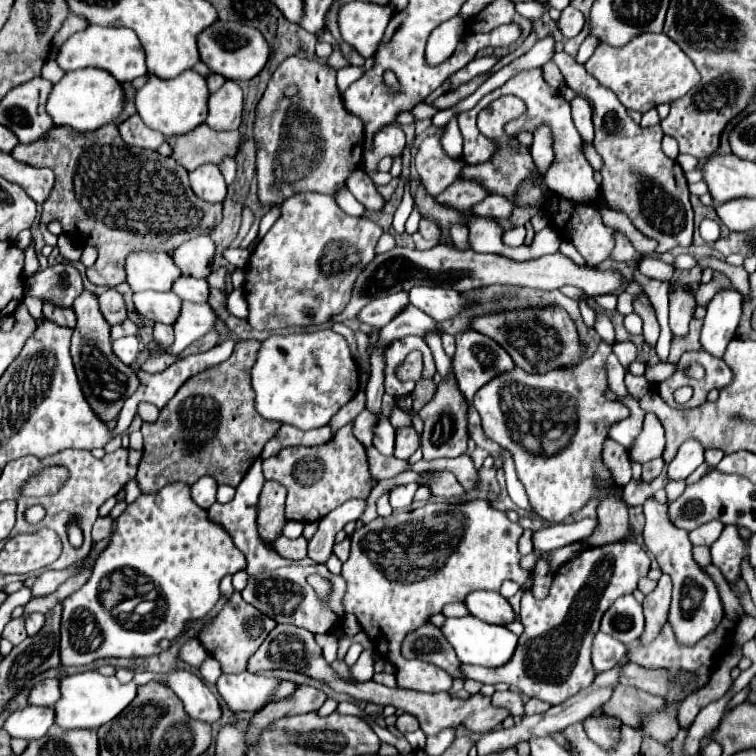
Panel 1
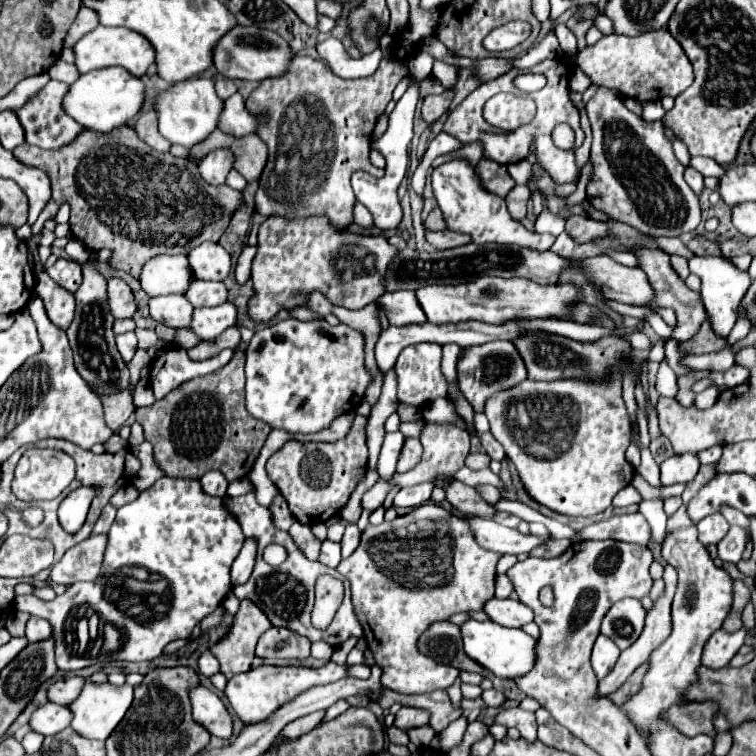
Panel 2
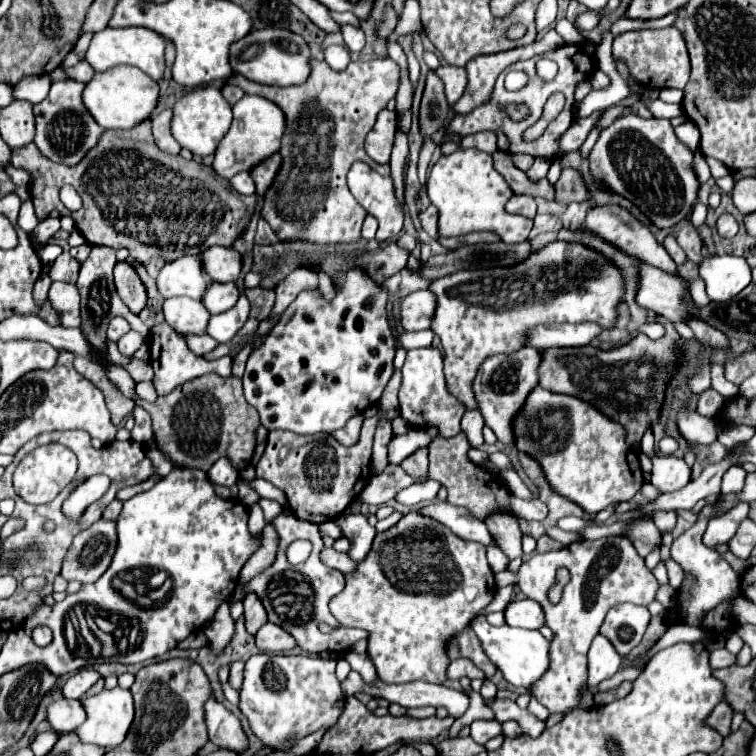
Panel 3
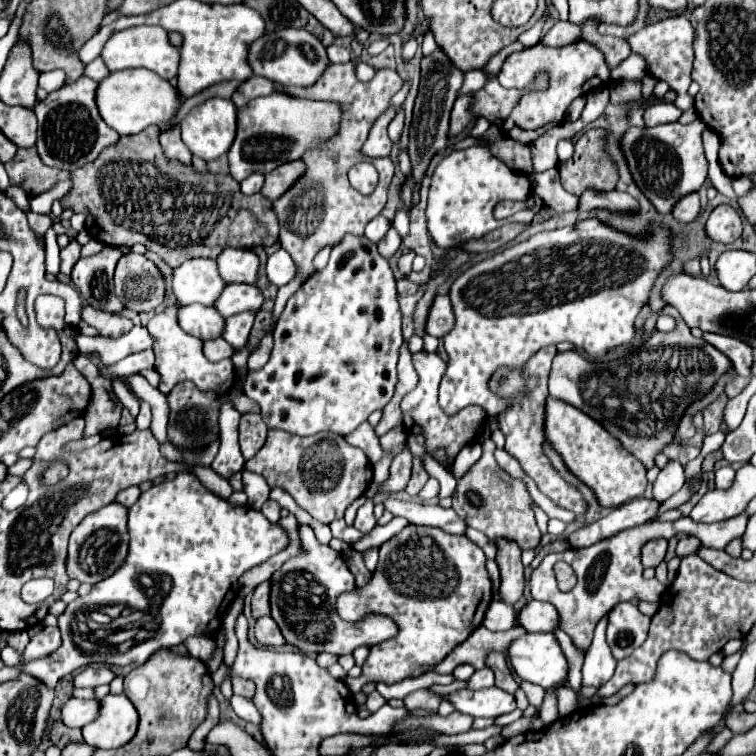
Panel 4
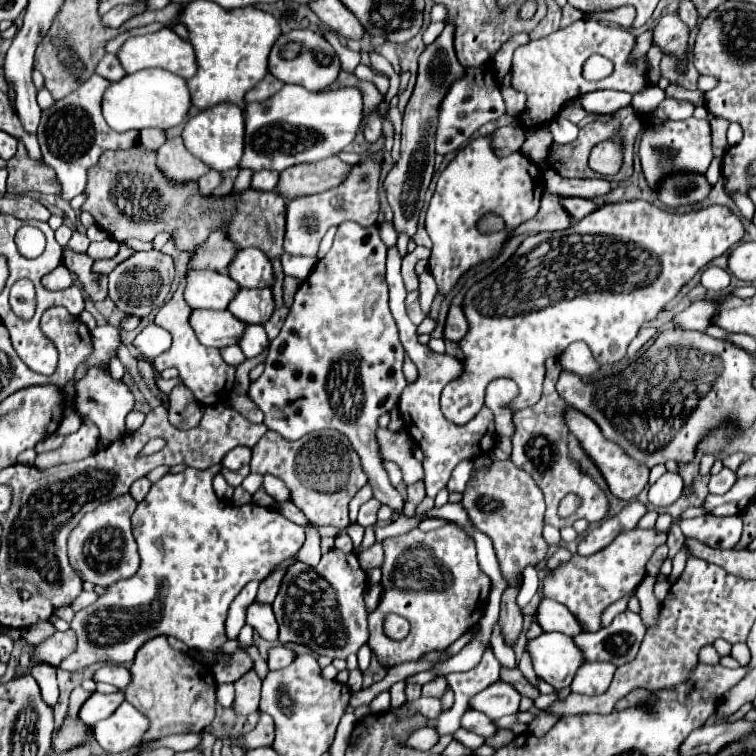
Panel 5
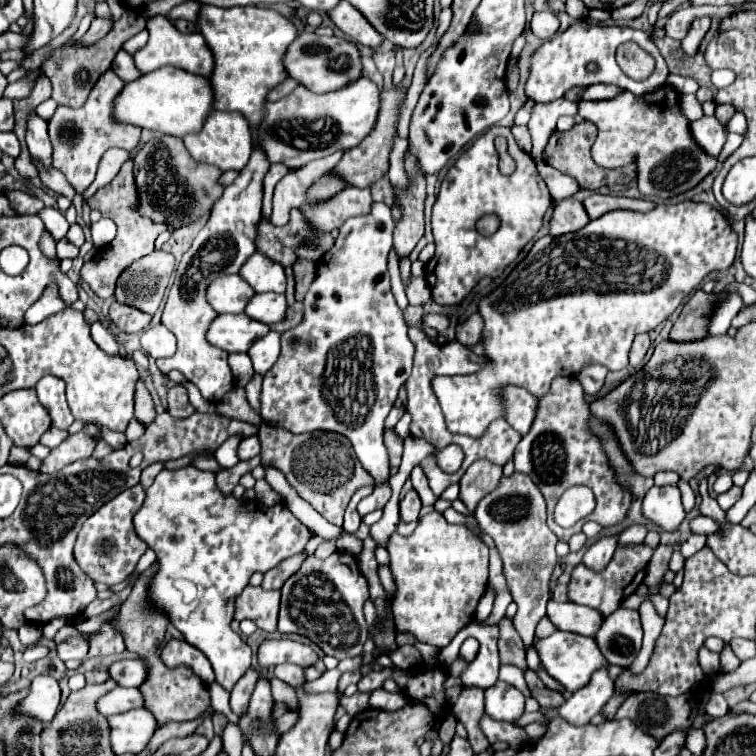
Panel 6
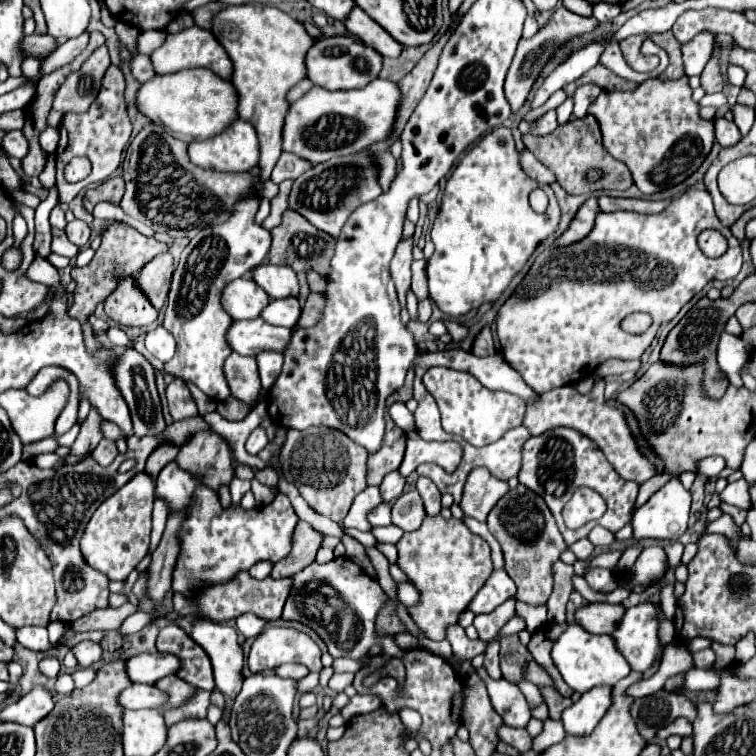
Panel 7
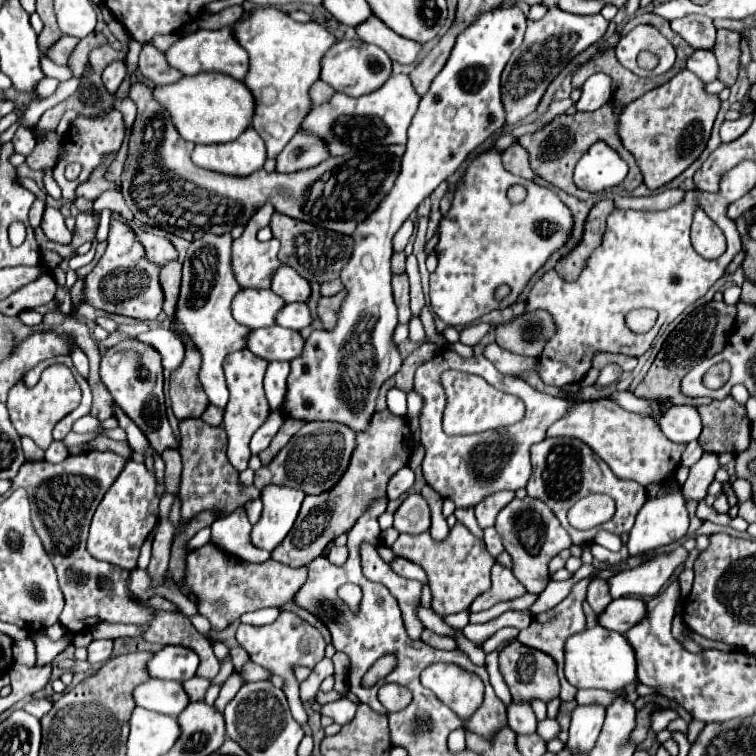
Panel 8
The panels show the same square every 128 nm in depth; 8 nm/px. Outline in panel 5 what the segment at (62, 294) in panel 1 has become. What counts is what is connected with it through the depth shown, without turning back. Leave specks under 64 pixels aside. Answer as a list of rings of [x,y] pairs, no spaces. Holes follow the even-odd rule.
[[[74,232],[72,238],[70,238],[70,242],[68,242],[68,248],[70,248],[72,252],[76,252],[76,254],[82,254],[82,252],[86,252],[88,244],[90,244],[90,240],[86,238],[86,234]]]

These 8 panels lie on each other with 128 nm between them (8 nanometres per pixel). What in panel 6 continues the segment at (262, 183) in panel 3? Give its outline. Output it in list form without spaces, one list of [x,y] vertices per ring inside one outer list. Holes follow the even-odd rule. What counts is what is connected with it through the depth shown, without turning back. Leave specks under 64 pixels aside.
[[[392,88],[392,90],[382,90],[380,94],[380,112],[378,112],[378,122],[372,134],[366,136],[366,140],[362,140],[362,144],[358,144],[356,148],[350,148],[344,158],[330,170],[334,176],[340,176],[340,180],[344,180],[348,186],[358,186],[358,188],[366,188],[372,182],[376,182],[378,178],[382,178],[388,172],[388,158],[390,158],[390,148],[392,148],[392,136],[398,124],[398,106],[404,100],[404,92],[400,88]]]

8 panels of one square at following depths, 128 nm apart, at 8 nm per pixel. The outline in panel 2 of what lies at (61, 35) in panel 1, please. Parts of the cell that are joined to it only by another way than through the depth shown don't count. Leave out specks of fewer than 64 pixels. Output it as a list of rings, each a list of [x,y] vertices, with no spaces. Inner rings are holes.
[[[80,8],[76,20],[72,22],[70,30],[68,30],[68,36],[64,38],[64,46],[66,48],[72,48],[84,34],[88,34],[90,30],[94,30],[98,26],[98,16],[94,10],[88,10],[88,8]]]

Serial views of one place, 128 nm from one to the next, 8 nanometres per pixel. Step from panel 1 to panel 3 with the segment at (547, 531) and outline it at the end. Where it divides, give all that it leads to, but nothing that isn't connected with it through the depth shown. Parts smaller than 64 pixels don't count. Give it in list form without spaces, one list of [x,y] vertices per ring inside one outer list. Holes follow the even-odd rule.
[[[434,502],[430,506],[420,508],[422,514],[446,524],[456,536],[470,540],[470,542],[480,542],[484,546],[494,546],[496,542],[492,540],[492,534],[488,532],[486,524],[482,520],[476,520],[468,508],[456,508],[448,502]]]

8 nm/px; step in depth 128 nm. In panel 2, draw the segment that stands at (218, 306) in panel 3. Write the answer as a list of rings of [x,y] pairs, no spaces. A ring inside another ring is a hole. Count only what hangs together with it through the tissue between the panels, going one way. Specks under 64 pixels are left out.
[[[192,280],[192,284],[188,286],[188,292],[184,296],[196,308],[200,308],[200,306],[218,306],[218,304],[224,304],[228,300],[228,290],[222,282]]]

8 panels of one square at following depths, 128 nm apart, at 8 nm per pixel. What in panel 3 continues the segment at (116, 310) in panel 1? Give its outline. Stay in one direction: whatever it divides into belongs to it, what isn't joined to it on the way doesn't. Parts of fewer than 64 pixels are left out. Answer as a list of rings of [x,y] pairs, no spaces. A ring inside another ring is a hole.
[[[126,262],[116,264],[114,284],[116,284],[116,290],[122,298],[122,302],[130,308],[130,312],[139,314],[140,310],[146,306],[146,290],[130,264],[126,264]]]

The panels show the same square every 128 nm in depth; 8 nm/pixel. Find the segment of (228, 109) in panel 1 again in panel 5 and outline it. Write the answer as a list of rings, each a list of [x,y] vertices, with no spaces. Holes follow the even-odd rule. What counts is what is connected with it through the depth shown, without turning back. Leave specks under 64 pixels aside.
[[[282,86],[272,98],[264,102],[246,104],[244,108],[244,156],[240,160],[240,170],[248,168],[252,172],[258,170],[276,170],[282,172],[294,164],[302,162],[318,162],[328,156],[344,150],[356,136],[362,124],[362,96],[356,88],[340,88],[334,92],[308,92],[302,86]]]

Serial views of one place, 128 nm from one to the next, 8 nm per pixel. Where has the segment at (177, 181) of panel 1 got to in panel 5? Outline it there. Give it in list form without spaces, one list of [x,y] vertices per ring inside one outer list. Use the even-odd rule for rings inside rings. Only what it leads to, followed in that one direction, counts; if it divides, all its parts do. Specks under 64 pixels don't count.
[[[22,142],[18,144],[16,156],[8,160],[6,170],[7,192],[10,194],[24,194],[32,190],[42,194],[61,193],[61,185],[55,171],[46,164],[40,164],[38,160],[32,160]],[[134,144],[128,150],[112,150],[100,156],[100,164],[88,170],[86,202],[82,210],[88,210],[96,226],[106,230],[116,242],[128,238],[152,240],[160,232],[170,232],[177,249],[190,253],[190,258],[198,252],[210,232],[224,230],[236,248],[260,248],[268,258],[280,258],[284,242],[284,206],[286,200],[272,192],[244,190],[240,194],[226,196],[202,196],[198,182],[192,184],[168,184],[160,170],[156,168],[156,152]],[[126,210],[144,210],[142,218],[130,216]]]

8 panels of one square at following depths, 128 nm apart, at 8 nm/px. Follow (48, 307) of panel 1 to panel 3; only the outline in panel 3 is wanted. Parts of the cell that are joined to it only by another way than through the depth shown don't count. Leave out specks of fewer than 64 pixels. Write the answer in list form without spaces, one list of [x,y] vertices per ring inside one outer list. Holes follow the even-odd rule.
[[[54,282],[50,286],[50,304],[56,312],[60,312],[60,326],[78,328],[80,326],[80,294],[74,284]]]

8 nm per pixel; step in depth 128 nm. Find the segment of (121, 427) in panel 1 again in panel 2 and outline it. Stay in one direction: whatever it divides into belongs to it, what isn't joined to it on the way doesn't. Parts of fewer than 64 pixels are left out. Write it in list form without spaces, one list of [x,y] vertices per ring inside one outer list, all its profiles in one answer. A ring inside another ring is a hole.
[[[182,348],[166,350],[152,362],[152,370],[150,370],[150,388],[154,392],[154,398],[160,400],[168,392],[178,388],[180,384],[220,370],[222,366],[226,366],[230,362],[232,354],[234,354],[234,350],[222,350],[220,354],[216,354],[208,360],[194,362],[188,358],[186,350],[182,350]]]

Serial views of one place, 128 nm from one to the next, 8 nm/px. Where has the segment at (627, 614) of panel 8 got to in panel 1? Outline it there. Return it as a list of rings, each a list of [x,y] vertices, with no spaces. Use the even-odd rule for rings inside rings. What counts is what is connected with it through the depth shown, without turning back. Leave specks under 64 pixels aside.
[[[470,592],[464,606],[472,616],[488,624],[508,624],[516,620],[512,606],[498,592]]]

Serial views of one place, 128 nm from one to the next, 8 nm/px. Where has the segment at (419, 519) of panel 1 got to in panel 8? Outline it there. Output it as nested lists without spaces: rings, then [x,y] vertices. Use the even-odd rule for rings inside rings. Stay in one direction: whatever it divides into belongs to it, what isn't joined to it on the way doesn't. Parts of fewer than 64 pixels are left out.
[[[456,522],[454,528],[450,528],[448,538],[444,538],[442,542],[434,540],[430,536],[430,532],[400,534],[398,540],[394,542],[392,550],[396,556],[402,556],[424,568],[424,572],[428,574],[430,590],[432,590],[432,610],[440,616],[468,610],[472,600],[476,596],[480,596],[484,590],[488,590],[490,568],[492,568],[492,564],[496,564],[496,560],[488,554],[484,540],[474,536],[460,522]]]

